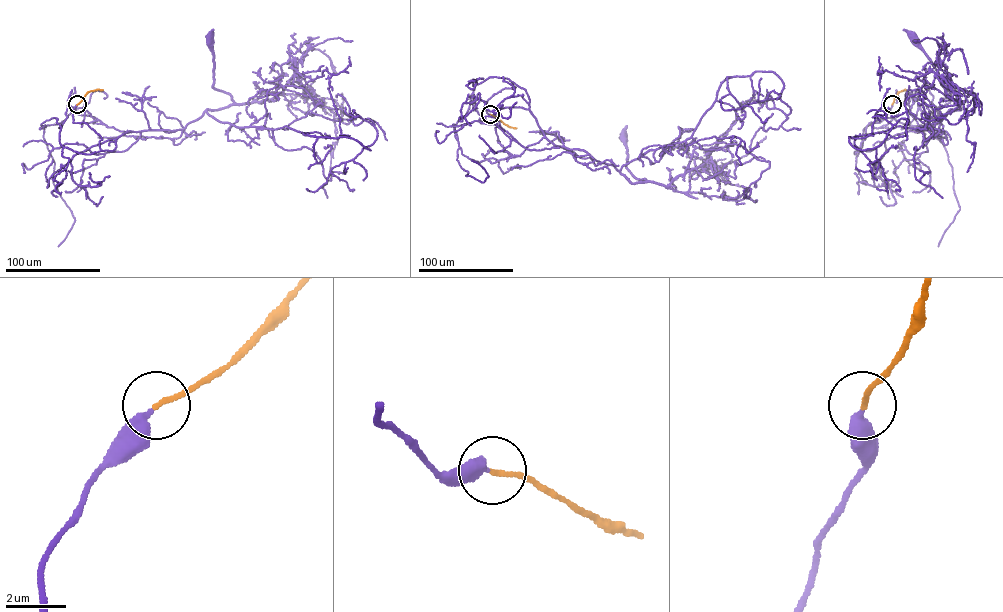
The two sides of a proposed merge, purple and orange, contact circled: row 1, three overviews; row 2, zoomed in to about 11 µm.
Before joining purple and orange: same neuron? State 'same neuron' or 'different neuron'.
same neuron

